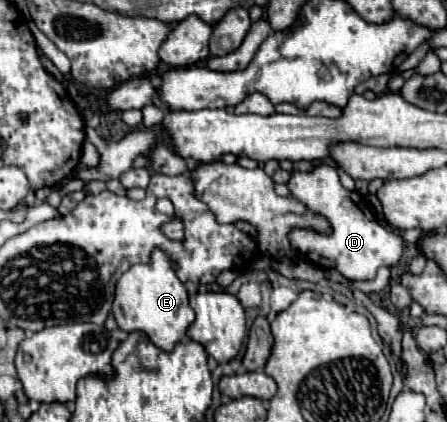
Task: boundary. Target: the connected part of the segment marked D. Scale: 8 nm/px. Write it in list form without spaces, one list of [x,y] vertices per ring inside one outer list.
[[[316,163],[310,171],[294,171],[288,181],[290,197],[304,203],[316,215],[328,219],[332,231],[318,233],[314,229],[292,229],[290,245],[316,267],[334,267],[348,279],[368,281],[376,277],[376,271],[384,265],[396,265],[404,253],[404,239],[398,233],[380,225],[370,211],[368,203],[358,191],[342,187],[336,167]]]

